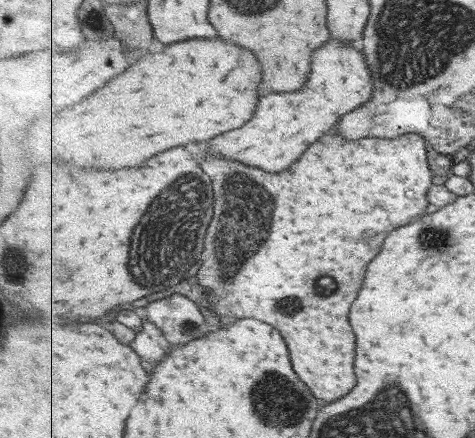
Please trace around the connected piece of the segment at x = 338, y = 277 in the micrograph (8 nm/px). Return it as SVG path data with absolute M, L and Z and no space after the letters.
M333 130L328 134L313 144L313 148L309 147L309 152L305 152L289 172L281 174L267 174L261 168L225 156L215 158L209 150L201 154L201 166L213 176L217 204L201 252L201 265L195 275L207 294L211 289L219 297L216 303L210 303L219 317L233 312L236 319L257 318L275 328L283 328L281 332L285 332L285 340L289 340L289 350L293 352L293 368L297 368L304 384L309 384L309 390L325 404L341 400L357 386L357 338L349 324L349 310L357 300L367 268L395 228L424 215L429 208L427 192L433 186L433 170L427 156L430 146L417 134L353 142L345 140L345 136L337 136Z

